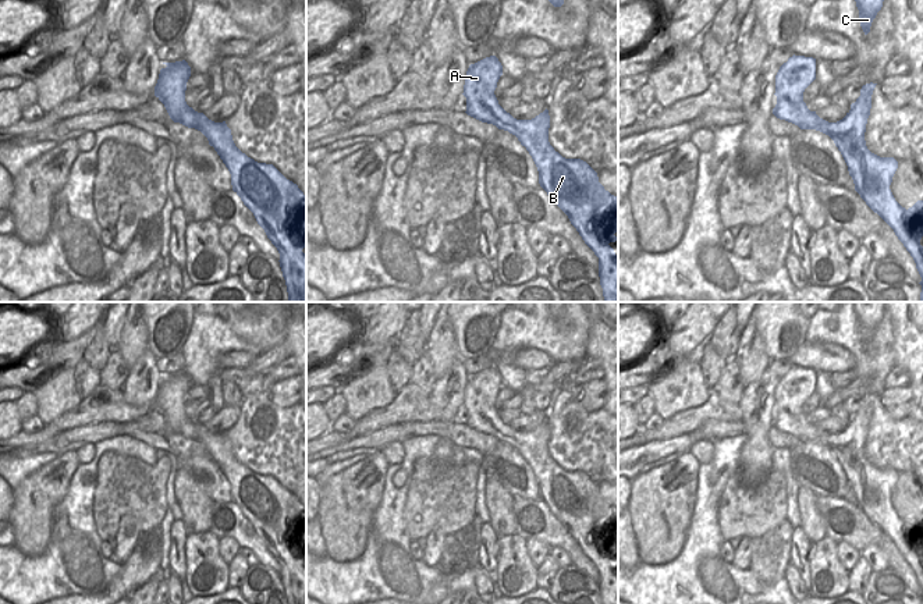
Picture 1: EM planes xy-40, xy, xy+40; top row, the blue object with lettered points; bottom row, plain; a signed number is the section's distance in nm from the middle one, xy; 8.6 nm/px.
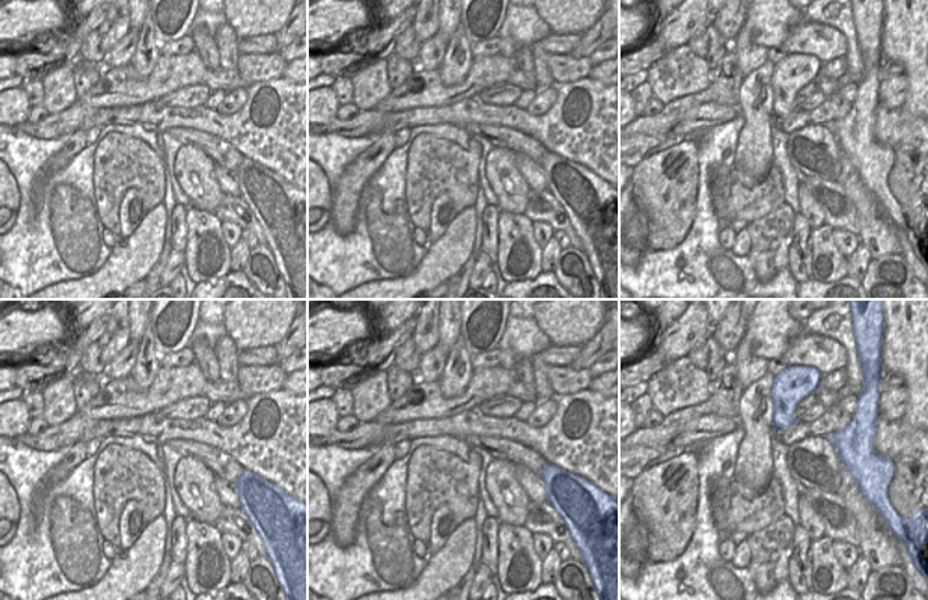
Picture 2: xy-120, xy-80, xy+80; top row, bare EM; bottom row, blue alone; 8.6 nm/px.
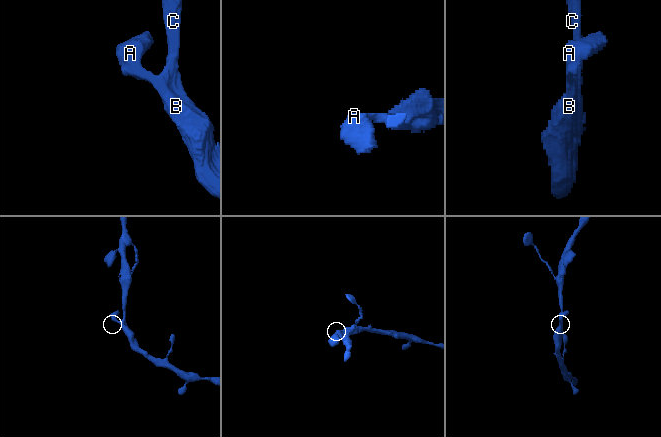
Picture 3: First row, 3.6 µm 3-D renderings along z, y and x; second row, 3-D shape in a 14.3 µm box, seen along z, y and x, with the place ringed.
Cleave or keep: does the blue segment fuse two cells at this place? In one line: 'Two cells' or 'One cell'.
One cell.

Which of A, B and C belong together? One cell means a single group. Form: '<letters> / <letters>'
A B C

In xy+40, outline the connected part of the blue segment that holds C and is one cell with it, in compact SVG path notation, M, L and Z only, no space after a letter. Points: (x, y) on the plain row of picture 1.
M853 302L853 308L859 321L860 338L867 347L873 331L883 319L884 302Z

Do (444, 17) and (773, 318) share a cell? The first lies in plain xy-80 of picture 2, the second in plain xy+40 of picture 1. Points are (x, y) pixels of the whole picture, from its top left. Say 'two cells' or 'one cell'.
two cells

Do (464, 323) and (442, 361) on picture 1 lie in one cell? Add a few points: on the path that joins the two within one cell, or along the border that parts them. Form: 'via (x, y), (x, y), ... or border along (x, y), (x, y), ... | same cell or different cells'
border along (447, 316), (454, 336), (454, 350), (458, 356) | different cells

